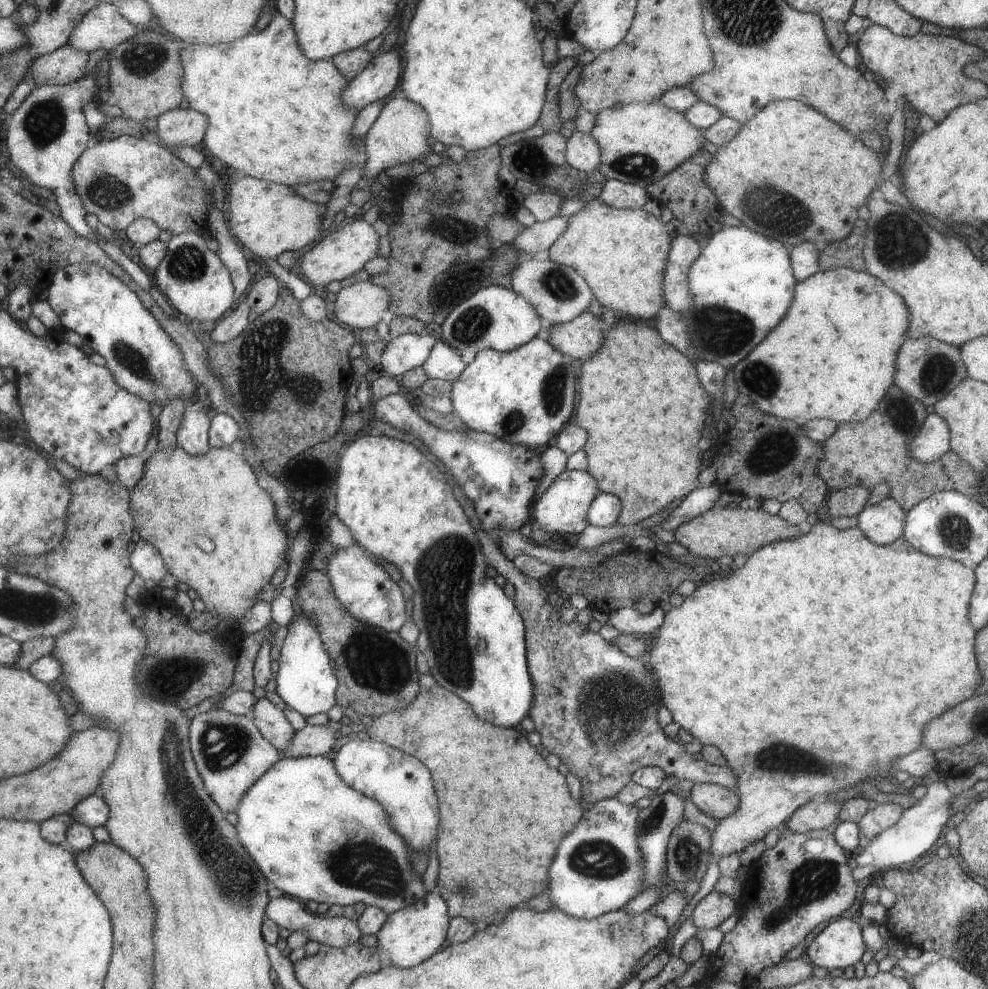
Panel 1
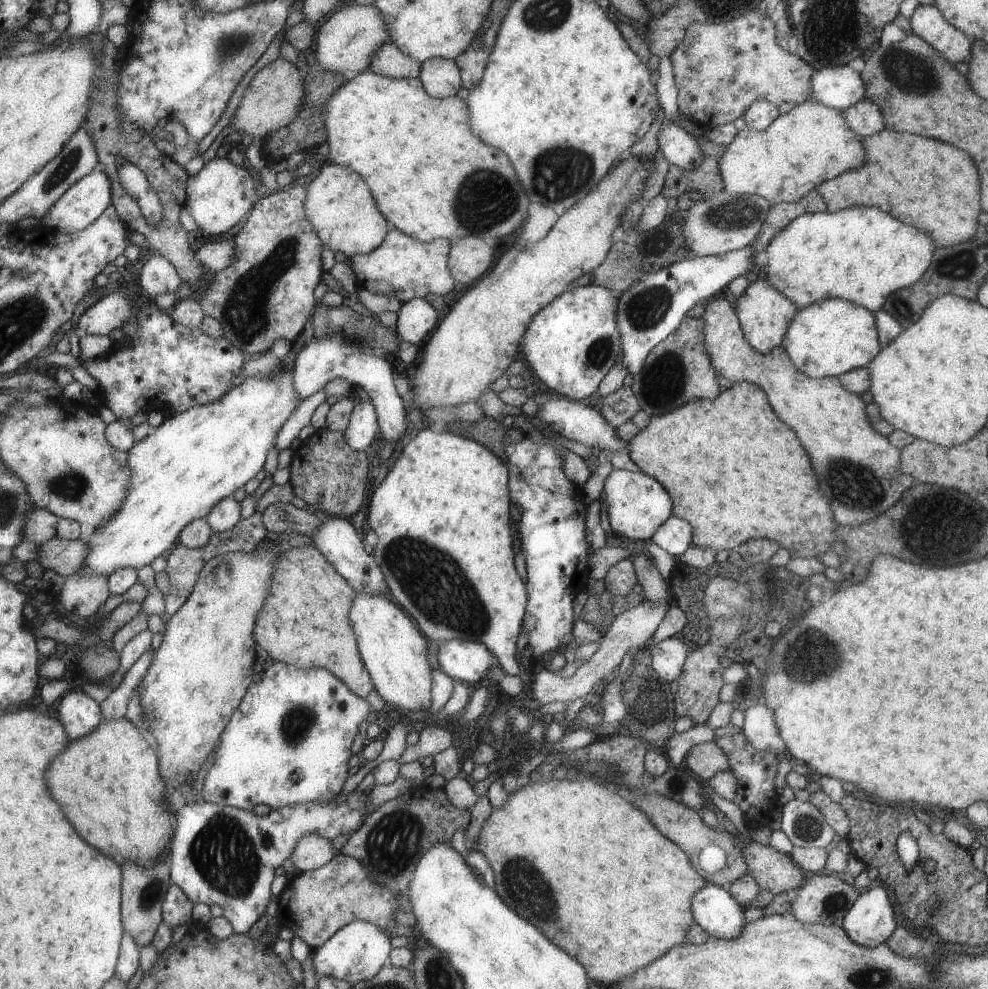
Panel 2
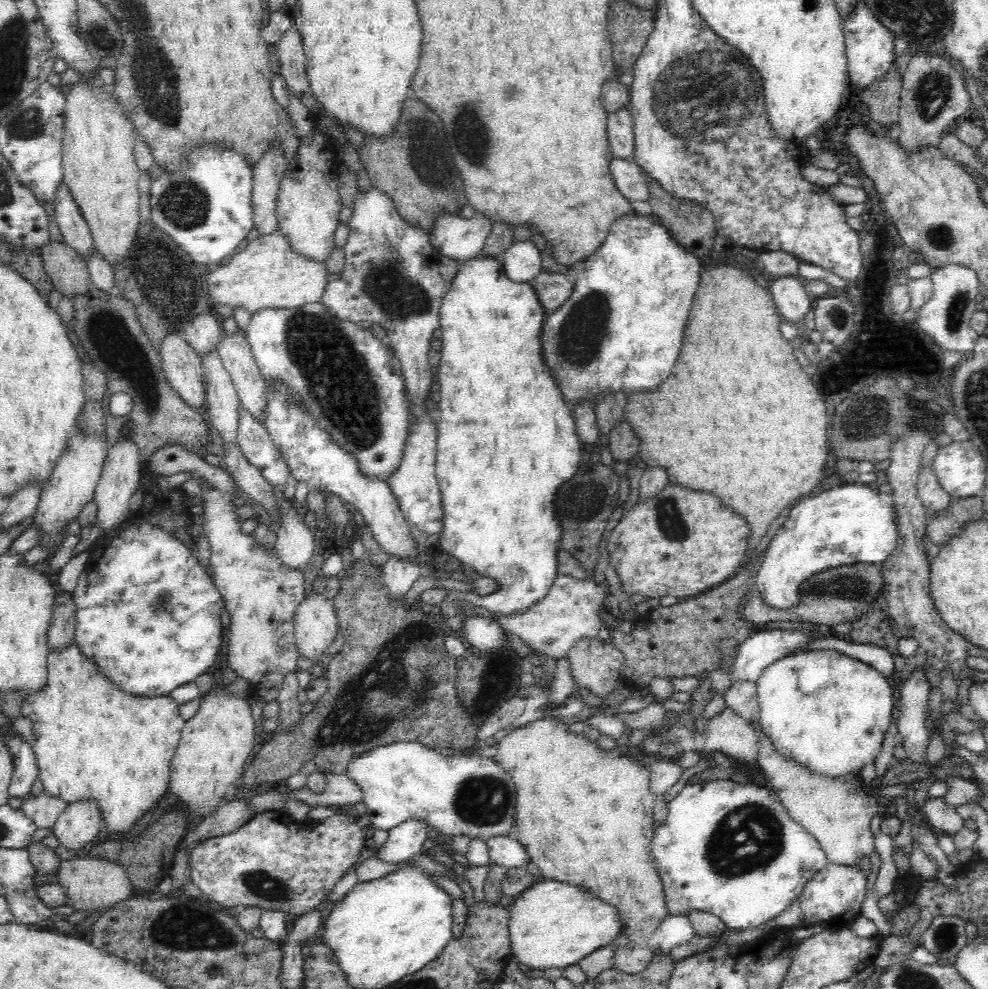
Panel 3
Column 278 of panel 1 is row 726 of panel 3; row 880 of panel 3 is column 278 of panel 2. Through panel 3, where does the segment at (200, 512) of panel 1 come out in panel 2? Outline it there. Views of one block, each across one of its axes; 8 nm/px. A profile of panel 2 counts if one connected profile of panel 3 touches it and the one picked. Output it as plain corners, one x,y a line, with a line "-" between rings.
314,546
291,547
283,550
280,558
284,560
278,564
278,584
274,584
274,596
270,596
262,620
257,620
256,642
273,660
294,664
296,668
330,668
340,680
346,680
353,693
366,699
374,688
373,678
362,662
356,636
348,622
348,610
356,592

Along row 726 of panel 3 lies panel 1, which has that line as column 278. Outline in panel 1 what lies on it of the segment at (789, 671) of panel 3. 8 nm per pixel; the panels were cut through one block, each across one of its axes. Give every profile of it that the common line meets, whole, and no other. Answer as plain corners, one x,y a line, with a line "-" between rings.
318,755
318,756
305,756
305,757
281,757
276,764
273,764
252,787
243,796
239,807
235,812
238,816
238,836
242,836
241,843
246,844
246,850
249,855
254,859
254,862
261,868
264,876
270,880
274,887
280,888
284,894
294,897
303,903
308,901
326,902
329,905
346,906
353,905
354,903
362,903
366,906
375,906
381,908
387,914
392,914
401,908
408,905
417,903
420,899
424,899
424,894
428,894
426,886
422,882
423,874
416,874
412,868
412,861
410,855
412,854
411,848
408,848
408,842
405,837
398,836
396,831
389,823
389,813
374,797
366,796
349,784
342,780
334,760
331,756

